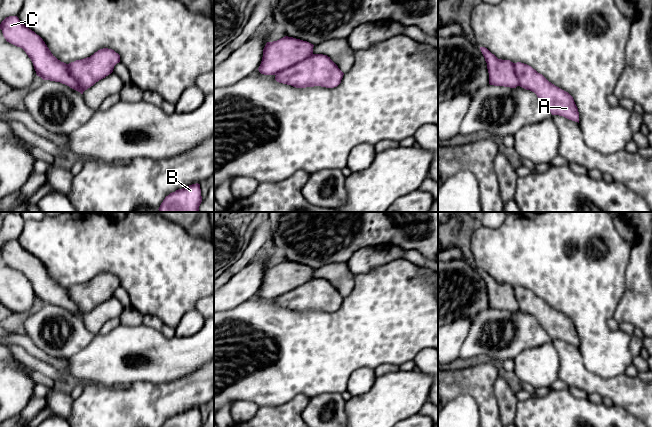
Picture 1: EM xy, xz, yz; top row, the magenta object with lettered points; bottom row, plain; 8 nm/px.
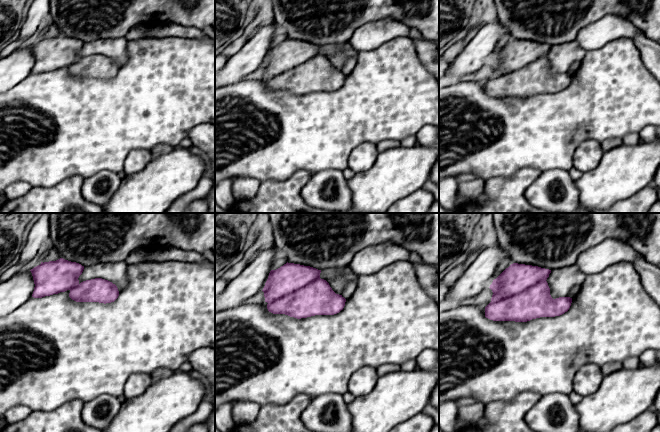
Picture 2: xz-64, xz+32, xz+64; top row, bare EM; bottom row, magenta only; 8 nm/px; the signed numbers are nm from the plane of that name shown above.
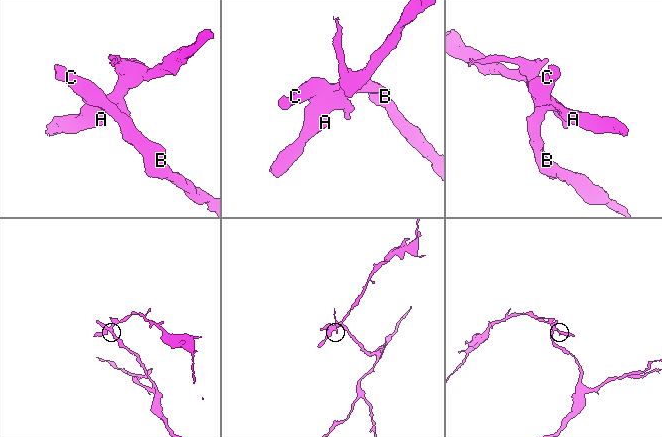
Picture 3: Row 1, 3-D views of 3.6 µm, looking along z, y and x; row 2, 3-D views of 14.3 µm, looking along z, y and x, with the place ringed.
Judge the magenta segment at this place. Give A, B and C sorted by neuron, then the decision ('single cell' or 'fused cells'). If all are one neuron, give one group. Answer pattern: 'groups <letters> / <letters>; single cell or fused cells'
groups A B C; single cell

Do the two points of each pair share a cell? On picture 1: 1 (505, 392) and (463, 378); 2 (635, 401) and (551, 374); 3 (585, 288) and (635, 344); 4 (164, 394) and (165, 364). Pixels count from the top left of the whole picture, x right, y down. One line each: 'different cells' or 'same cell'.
1: different cells
2: different cells
3: different cells
4: different cells

